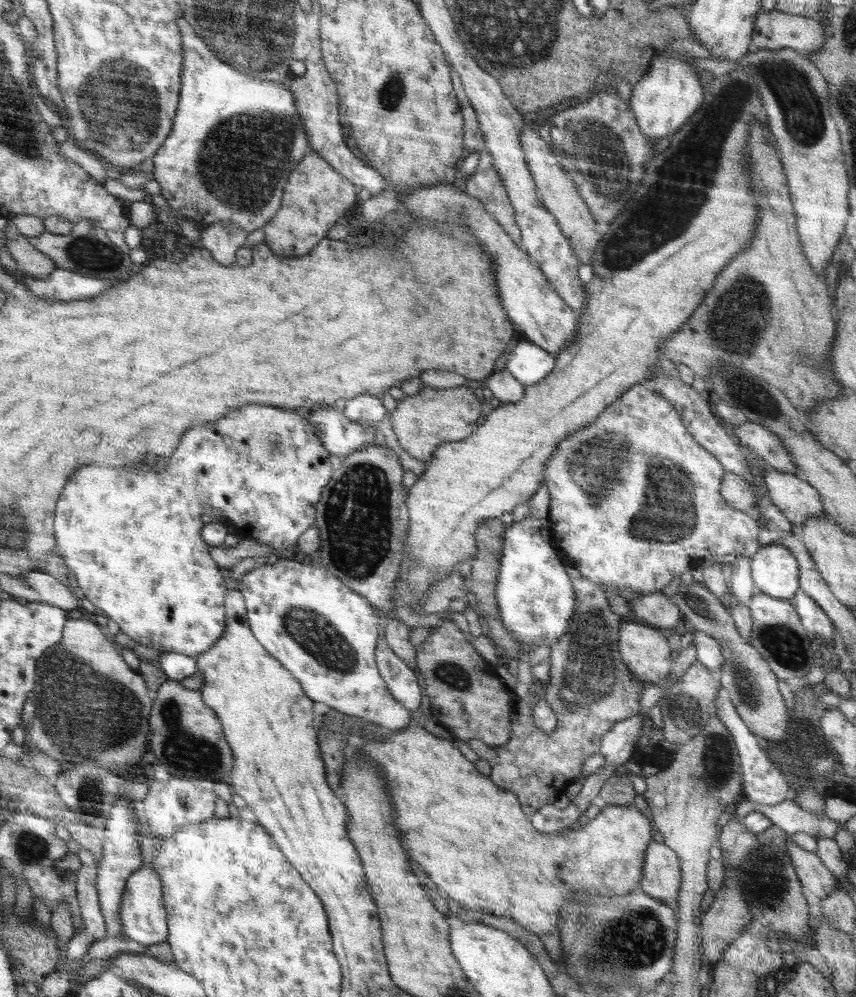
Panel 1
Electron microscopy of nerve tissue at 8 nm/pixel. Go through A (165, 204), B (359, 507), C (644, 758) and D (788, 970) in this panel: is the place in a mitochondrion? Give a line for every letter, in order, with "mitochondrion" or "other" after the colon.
A: other
B: mitochondrion
C: other
D: other

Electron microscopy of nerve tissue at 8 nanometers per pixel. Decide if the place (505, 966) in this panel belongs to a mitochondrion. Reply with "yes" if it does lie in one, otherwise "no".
no

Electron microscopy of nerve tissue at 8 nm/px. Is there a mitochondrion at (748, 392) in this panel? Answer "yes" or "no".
yes

